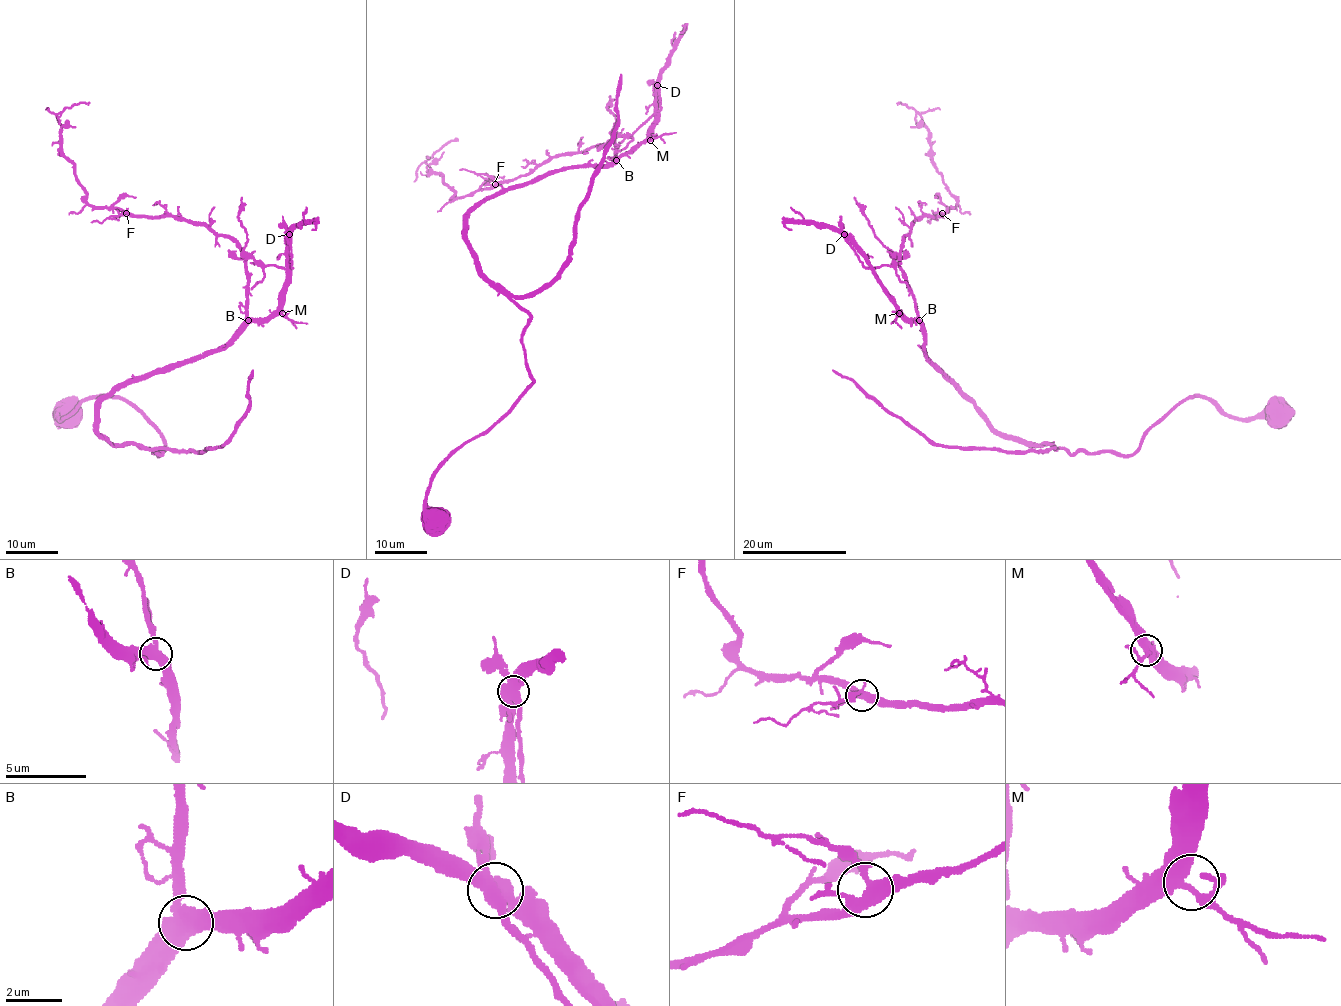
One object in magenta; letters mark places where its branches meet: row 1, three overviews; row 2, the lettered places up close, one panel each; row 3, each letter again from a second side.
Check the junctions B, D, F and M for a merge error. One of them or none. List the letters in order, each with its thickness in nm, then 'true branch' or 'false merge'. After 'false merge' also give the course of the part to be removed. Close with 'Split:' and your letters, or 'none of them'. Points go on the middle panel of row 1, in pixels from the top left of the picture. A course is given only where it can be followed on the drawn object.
B: calibre 480 nm; true branch
D: calibre 500 nm; false merge; course (657, 85), (660, 110), (627, 134), (618, 135), (612, 130), (615, 117), (607, 109), (610, 96)
F: calibre 400 nm; true branch
M: calibre 320 nm; true branch
Split: D

